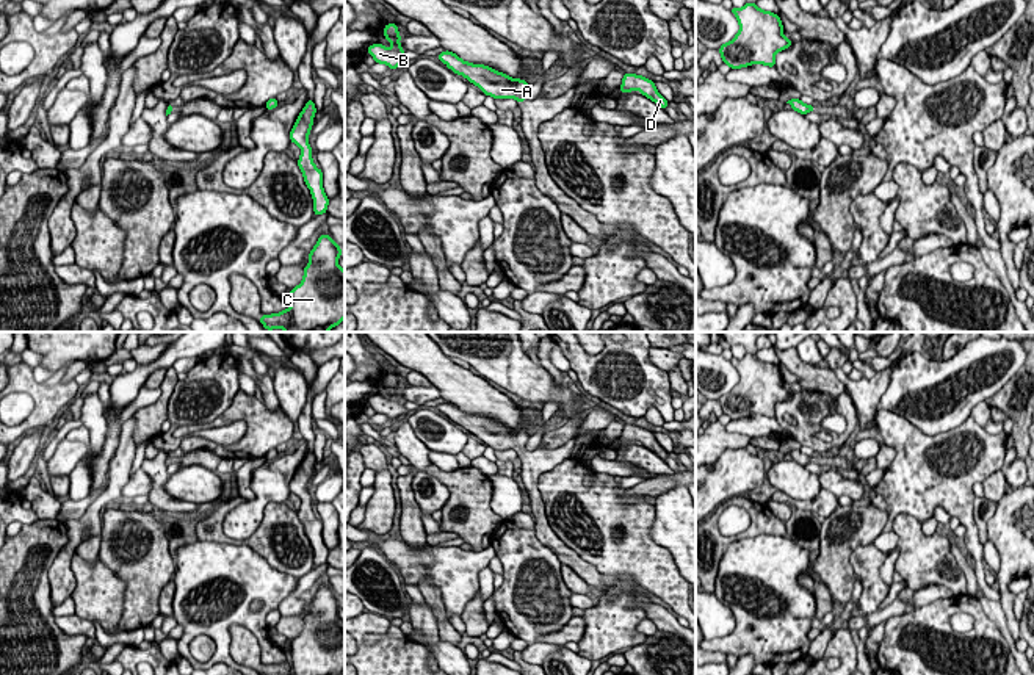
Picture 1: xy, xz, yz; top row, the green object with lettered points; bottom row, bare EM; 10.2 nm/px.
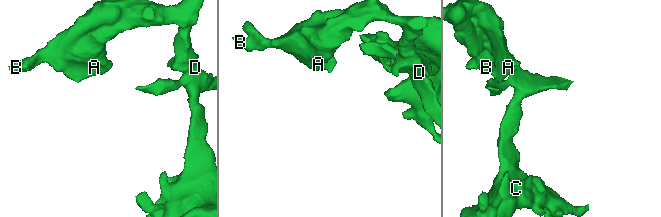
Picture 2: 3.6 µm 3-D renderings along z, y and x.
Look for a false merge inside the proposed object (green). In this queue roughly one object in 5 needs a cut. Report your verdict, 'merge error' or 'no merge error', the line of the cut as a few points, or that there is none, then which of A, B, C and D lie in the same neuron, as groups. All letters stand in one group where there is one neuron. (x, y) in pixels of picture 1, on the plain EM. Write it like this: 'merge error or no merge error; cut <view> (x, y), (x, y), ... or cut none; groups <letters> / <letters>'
no merge error; cut none; groups A B C D

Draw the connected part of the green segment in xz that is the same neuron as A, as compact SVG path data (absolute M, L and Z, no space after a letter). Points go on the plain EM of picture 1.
M445 401L437 409L448 417L454 424L465 428L476 435L486 446L494 449L512 448L517 454L525 451L530 435L520 429L511 429L506 424L494 421L483 415L472 415L461 410L456 404Z

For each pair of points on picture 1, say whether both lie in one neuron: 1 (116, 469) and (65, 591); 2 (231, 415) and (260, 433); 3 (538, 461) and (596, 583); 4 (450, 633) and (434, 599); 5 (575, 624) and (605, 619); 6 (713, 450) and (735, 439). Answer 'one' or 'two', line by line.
1: one
2: one
3: one
4: one
5: two
6: one

